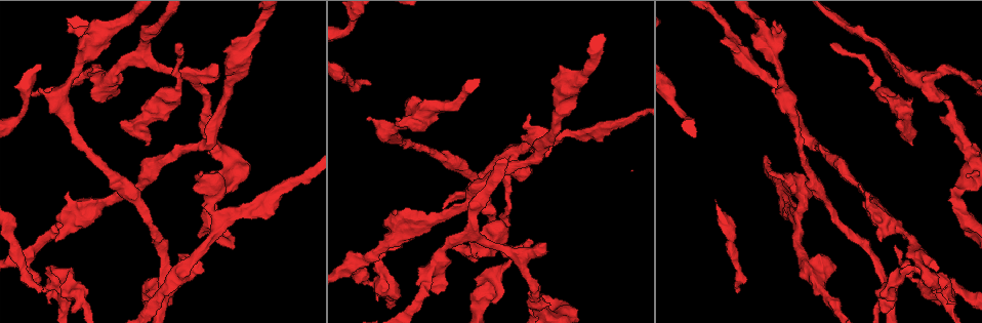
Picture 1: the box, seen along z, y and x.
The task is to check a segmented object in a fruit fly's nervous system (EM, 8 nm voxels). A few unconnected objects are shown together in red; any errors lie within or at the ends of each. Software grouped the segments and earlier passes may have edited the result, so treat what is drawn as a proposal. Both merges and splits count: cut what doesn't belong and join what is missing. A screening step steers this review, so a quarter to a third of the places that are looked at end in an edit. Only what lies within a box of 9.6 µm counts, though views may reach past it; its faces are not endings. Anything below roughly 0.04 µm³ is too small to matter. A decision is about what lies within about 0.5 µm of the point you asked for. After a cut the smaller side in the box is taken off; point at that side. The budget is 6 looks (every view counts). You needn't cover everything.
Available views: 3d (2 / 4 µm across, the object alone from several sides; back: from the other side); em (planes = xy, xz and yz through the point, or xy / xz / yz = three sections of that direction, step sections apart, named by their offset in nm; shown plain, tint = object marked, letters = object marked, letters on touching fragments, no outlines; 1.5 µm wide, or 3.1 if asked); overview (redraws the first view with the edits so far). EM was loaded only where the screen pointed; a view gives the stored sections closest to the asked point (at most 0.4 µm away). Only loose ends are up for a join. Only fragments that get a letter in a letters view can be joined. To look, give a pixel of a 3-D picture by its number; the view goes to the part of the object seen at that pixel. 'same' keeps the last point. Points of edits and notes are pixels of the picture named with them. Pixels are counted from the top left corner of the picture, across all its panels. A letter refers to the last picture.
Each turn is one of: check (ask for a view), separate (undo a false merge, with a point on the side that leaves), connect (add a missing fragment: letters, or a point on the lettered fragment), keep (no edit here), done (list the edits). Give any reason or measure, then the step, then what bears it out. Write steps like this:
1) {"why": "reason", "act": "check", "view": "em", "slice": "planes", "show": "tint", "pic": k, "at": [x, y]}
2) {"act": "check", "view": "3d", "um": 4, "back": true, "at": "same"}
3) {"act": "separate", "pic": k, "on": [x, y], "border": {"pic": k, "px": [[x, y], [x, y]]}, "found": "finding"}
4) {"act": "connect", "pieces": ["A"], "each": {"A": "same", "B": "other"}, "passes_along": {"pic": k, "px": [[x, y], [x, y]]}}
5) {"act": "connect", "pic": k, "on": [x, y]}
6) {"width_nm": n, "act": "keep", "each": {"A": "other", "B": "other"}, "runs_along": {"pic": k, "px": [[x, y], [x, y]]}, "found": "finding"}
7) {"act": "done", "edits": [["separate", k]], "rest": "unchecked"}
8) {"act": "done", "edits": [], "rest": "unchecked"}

{"why": "an open end", "act": "check", "view": "3d", "um": 4, "back": true, "pic": 1, "at": [367, 80]}

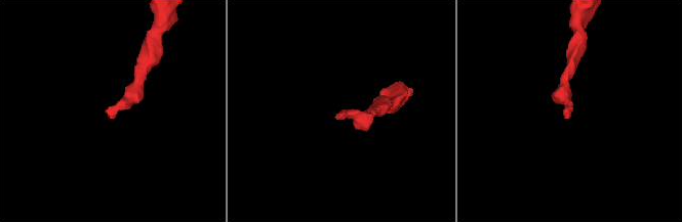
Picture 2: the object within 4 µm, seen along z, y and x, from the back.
{"why": "shape alone is not enough", "act": "check", "view": "em", "slice": "xy", "step": 8, "show": "letters", "pic": 2, "at": [567, 116]}

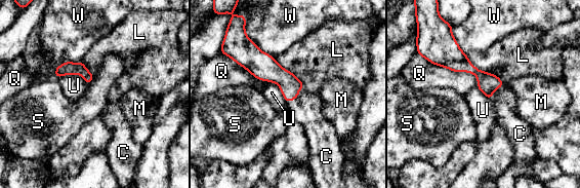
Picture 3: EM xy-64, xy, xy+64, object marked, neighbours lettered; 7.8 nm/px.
{"act": "check", "view": "em", "slice": "planes", "show": "letters", "at": "same"}

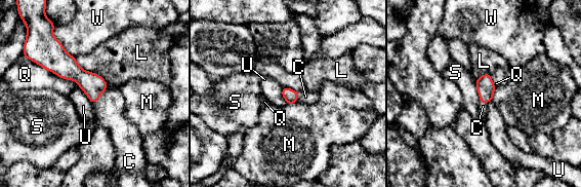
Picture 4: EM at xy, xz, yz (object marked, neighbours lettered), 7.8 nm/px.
{"act": "connect", "pieces": ["C"], "each": {"C": "same", "L": "other", "M": "other", "Q": "other", "S": "other", "U": "other", "W": "other"}, "passes_along": {"pic": 4, "px": [[92, 84], [99, 95], [110, 110]]}, "found": "the cell continues"}

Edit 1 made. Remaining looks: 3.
{"why": "an open end", "act": "check", "view": "em", "slice": "xz", "step": 8, "show": "letters", "pic": 1, "at": [898, 122]}

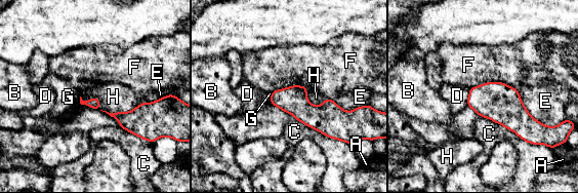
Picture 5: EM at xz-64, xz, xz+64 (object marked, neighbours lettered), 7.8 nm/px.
{"act": "keep", "each": {"A": "other", "B": "other", "C": "other", "D": "other", "E": "other", "F": "other", "G": "other", "H": "other"}, "runs_along": {"pic": 5, "px": [[88, 103], [118, 116], [152, 108]]}, "found": "none of them fits"}

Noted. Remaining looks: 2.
{"act": "done", "edits": [["connect", 4]], "rest": "unchecked"}

